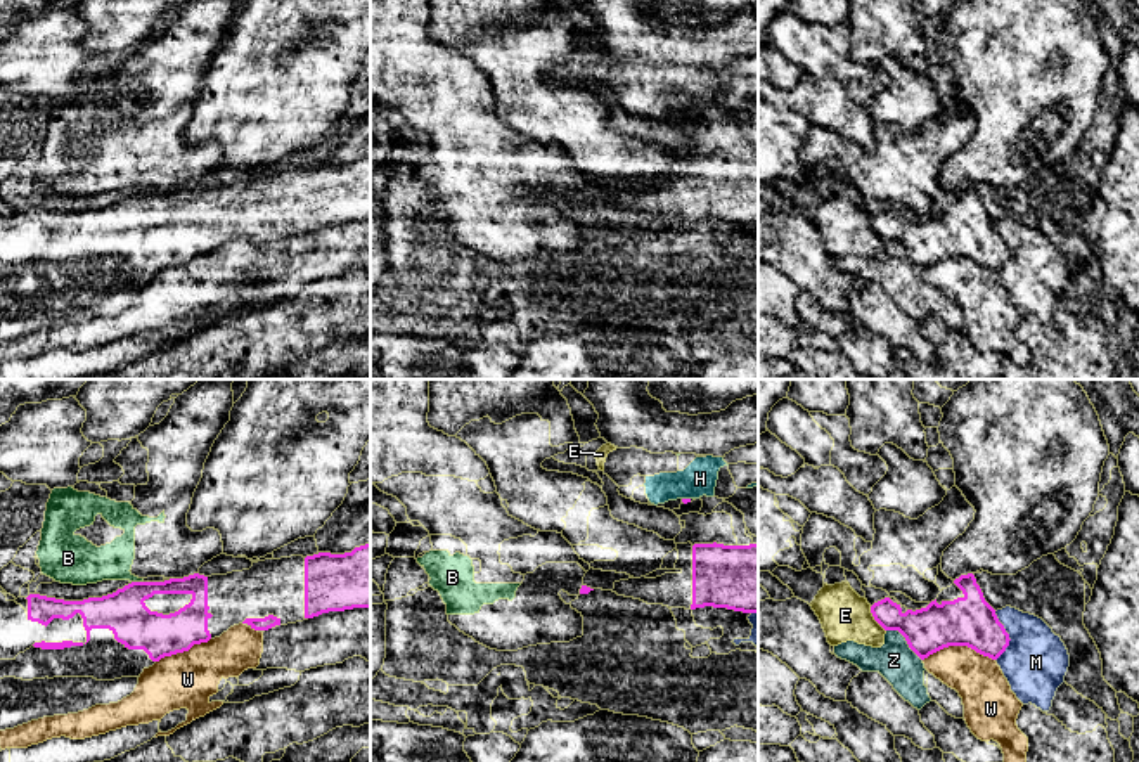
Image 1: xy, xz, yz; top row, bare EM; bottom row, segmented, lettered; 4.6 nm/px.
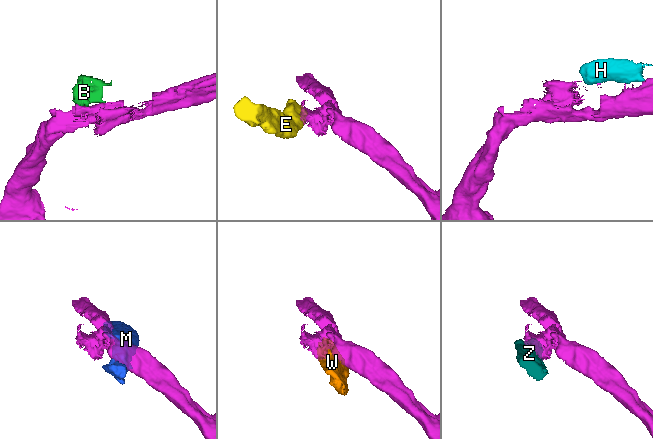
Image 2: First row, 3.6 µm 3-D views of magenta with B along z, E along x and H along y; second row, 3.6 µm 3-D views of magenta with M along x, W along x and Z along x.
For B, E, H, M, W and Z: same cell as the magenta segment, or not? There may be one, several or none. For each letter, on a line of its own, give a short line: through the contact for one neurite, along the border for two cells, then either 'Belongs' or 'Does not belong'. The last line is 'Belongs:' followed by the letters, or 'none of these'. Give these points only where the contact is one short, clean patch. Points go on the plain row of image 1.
B: Does not belong
E: Does not belong
H: Line: xz (682, 109), (689, 111). Does not belong
M: Does not belong
W: Does not belong
Z: Does not belong
Belongs: none of these

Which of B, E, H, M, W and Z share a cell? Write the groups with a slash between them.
B / E H / M / W / Z

